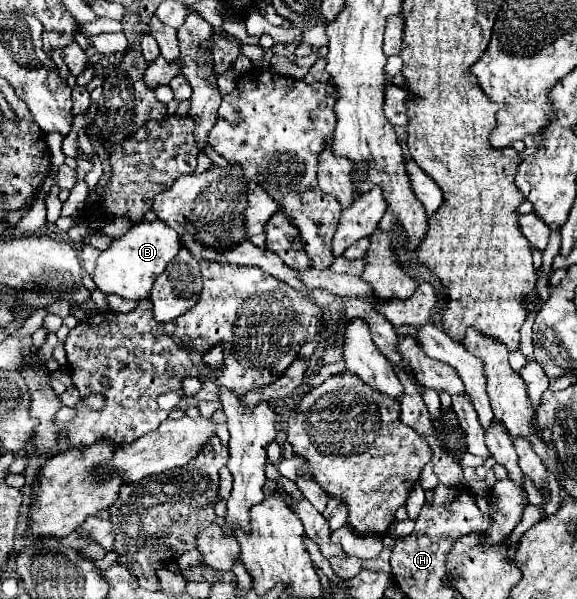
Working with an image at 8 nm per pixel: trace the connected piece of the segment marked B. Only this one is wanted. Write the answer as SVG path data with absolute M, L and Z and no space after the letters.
M162 220L142 222L132 226L122 238L114 240L108 250L104 250L98 258L94 282L96 288L104 294L118 294L128 300L142 300L150 296L154 280L164 272L164 268L174 260L180 250L180 238L174 228L164 224Z

